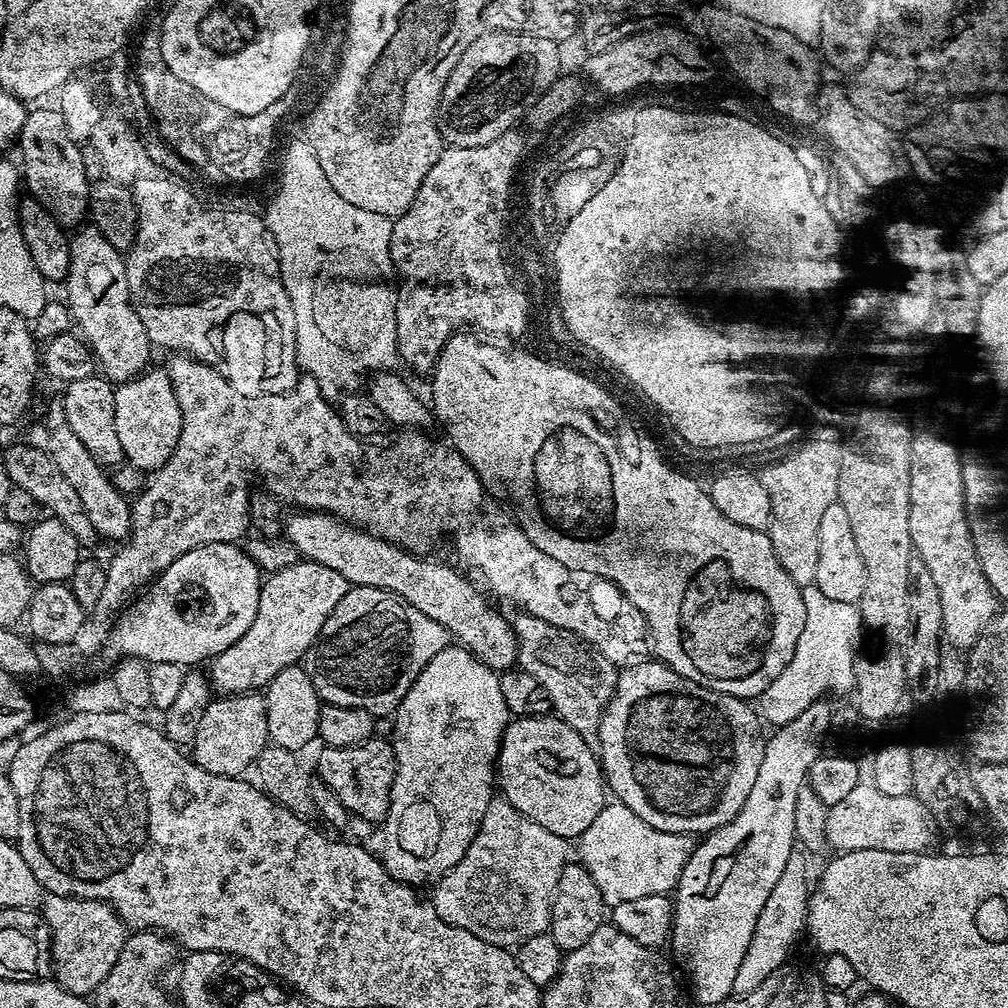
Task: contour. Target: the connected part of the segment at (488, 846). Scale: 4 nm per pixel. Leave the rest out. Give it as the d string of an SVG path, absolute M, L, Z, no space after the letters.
M493 798L490 806L486 806L486 814L482 814L482 822L478 834L474 834L474 842L470 842L466 854L459 862L442 879L436 881L436 893L430 896L430 903L442 922L455 928L470 930L470 934L482 938L482 942L516 950L528 939L548 932L554 890L565 864L570 860L568 844L569 841L554 834L554 830L546 830L546 826L538 826L538 822L514 810L508 800Z

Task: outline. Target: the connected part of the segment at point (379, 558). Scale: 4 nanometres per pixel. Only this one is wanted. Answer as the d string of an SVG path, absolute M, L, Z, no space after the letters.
M296 510L291 514L292 517L289 515L283 521L283 535L303 559L330 566L330 570L338 570L338 574L342 574L349 585L381 588L399 596L414 606L414 610L422 610L426 618L434 618L434 622L446 629L459 647L477 656L497 674L511 669L517 663L516 635L509 617L491 608L484 601L485 593L480 593L464 577L467 575L451 563L439 564L436 560L428 560L432 558L427 555L408 552L397 544L386 542L345 520L331 516L329 512Z

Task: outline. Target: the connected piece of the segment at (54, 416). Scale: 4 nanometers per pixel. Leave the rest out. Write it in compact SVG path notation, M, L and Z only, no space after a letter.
M56 402L48 408L48 444L46 451L52 457L54 466L62 470L66 482L74 486L78 498L82 498L82 506L86 510L86 518L90 518L90 526L94 526L97 537L103 540L123 542L128 539L128 531L132 528L132 506L129 497L119 492L115 479L106 473L105 465L98 463L94 454L78 442L78 434L70 430L70 422L66 422L63 403Z

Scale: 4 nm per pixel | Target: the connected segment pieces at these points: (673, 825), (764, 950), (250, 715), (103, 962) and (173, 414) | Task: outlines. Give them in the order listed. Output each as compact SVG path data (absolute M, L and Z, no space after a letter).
M659 659L644 660L633 662L619 669L616 678L616 689L610 698L610 702L604 708L604 713L600 719L600 743L598 745L598 759L600 767L604 773L606 788L609 793L612 792L619 803L625 804L642 822L650 822L654 830L663 832L673 832L674 834L707 834L713 832L716 828L726 826L736 817L738 810L746 802L750 795L750 789L754 786L754 778L758 775L758 766L762 766L762 754L764 753L765 733L760 733L762 721L758 715L757 709L749 701L741 700L739 696L727 696L721 692L712 692L708 688L698 686L682 674L678 674L673 668L661 662Z
M794 850L773 893L767 898L762 913L758 916L754 935L747 946L746 957L738 966L737 977L734 978L735 995L745 996L756 990L774 970L783 967L789 961L787 958L796 940L803 935L807 923L808 898L811 895L806 859L807 855L803 851Z
M259 691L243 692L237 696L220 694L209 700L206 706L206 714L198 725L198 734L194 734L194 742L190 746L190 758L202 770L206 770L215 776L239 776L245 775L244 771L251 769L256 760L262 754L262 750L269 747L268 727L264 721L264 697Z
M45 895L42 915L52 932L52 963L56 983L75 996L91 997L102 978L114 970L118 954L122 954L126 925L104 901L83 900L73 896Z
M155 366L149 367L147 370L140 373L139 376L135 376L133 380L127 380L125 384L115 385L116 393L114 394L114 430L118 430L118 438L120 439L122 450L124 451L125 461L131 467L137 468L140 472L145 474L155 474L161 466L171 458L174 454L174 450L178 446L178 438L182 434L182 410L178 410L178 398L174 394L174 386L170 382L167 371L163 367L155 368Z

